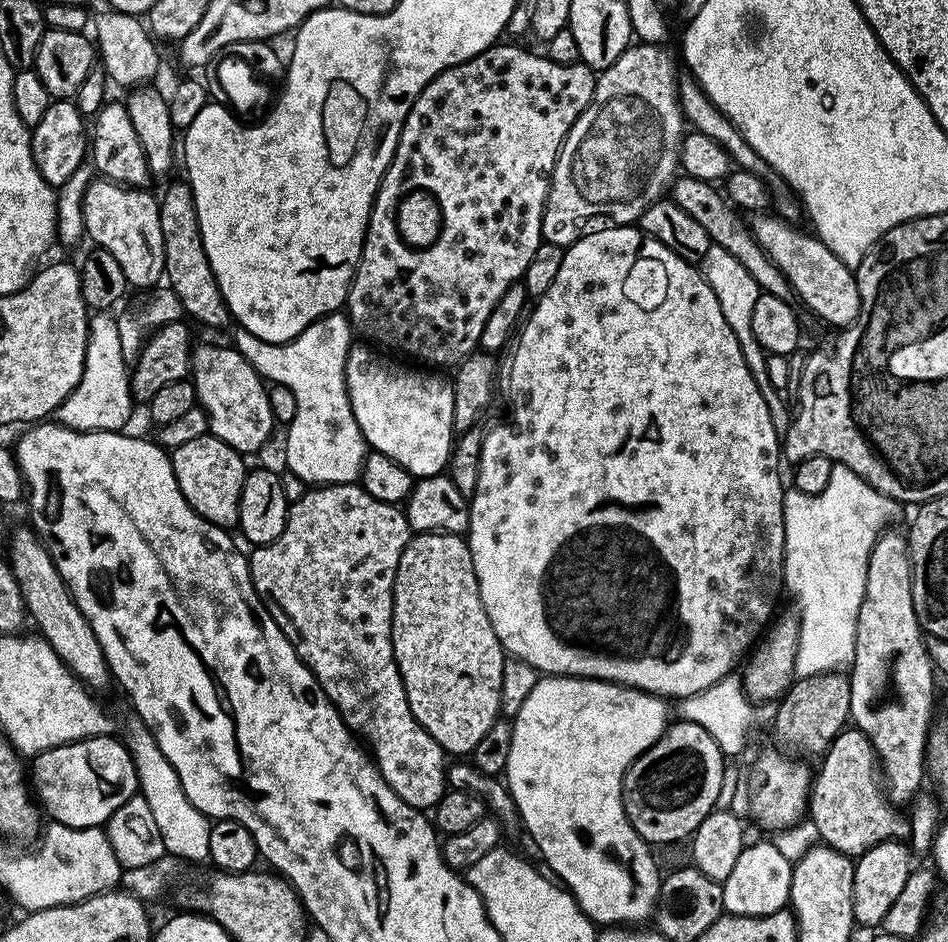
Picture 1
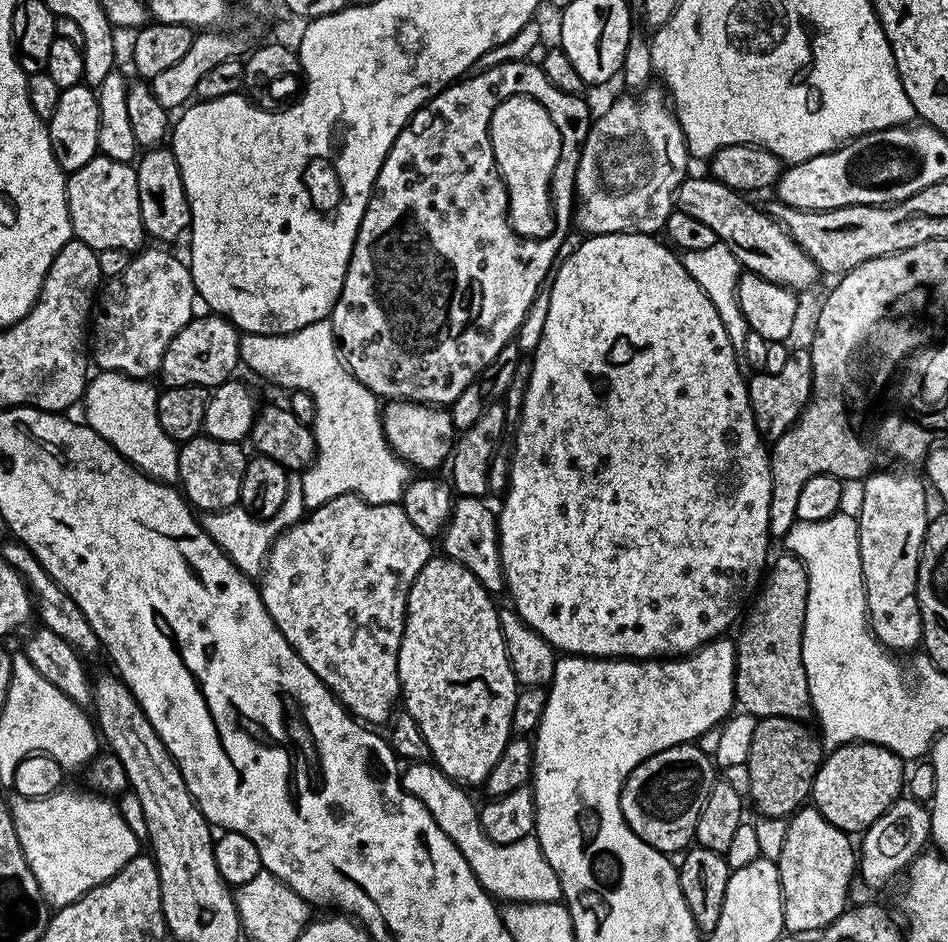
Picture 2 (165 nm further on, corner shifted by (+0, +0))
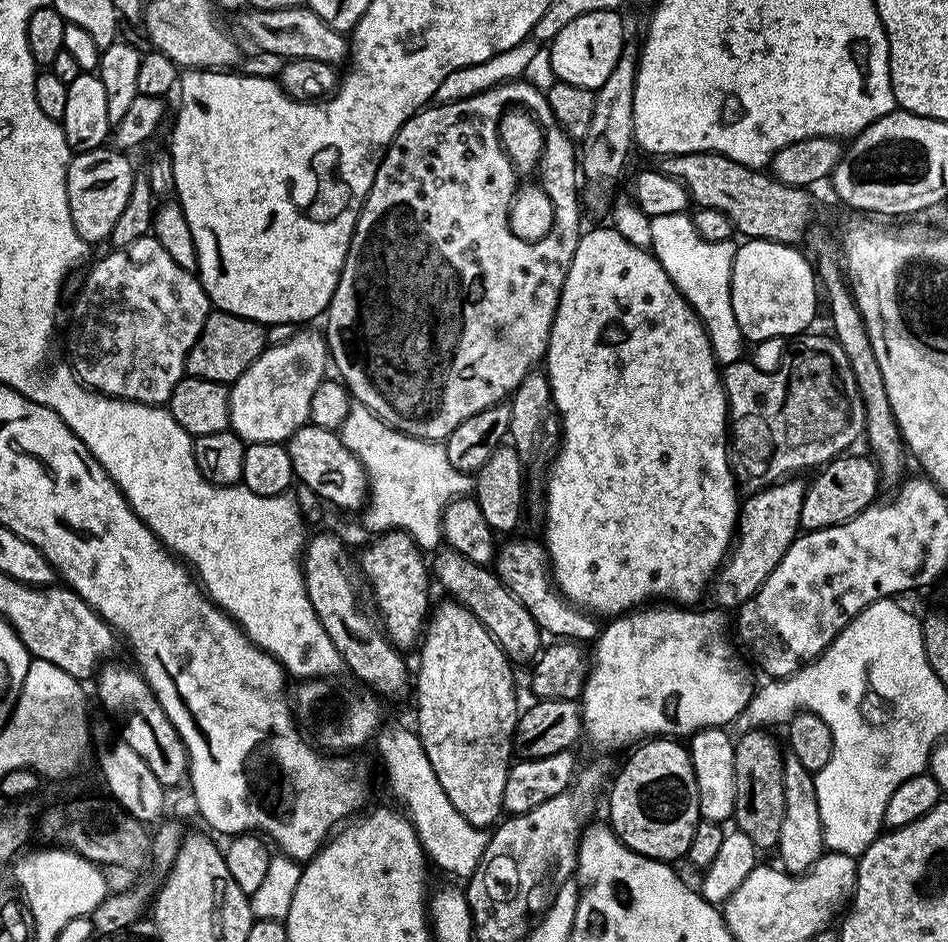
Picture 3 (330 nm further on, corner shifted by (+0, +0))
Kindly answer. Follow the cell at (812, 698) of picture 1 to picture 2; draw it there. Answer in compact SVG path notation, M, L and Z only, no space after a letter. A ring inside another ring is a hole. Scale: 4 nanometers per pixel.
M790 717L757 719L747 761L750 784L746 796L751 807L753 804L760 811L761 817L791 817L812 795L812 783L820 768L822 751L817 733L812 733L806 725Z

